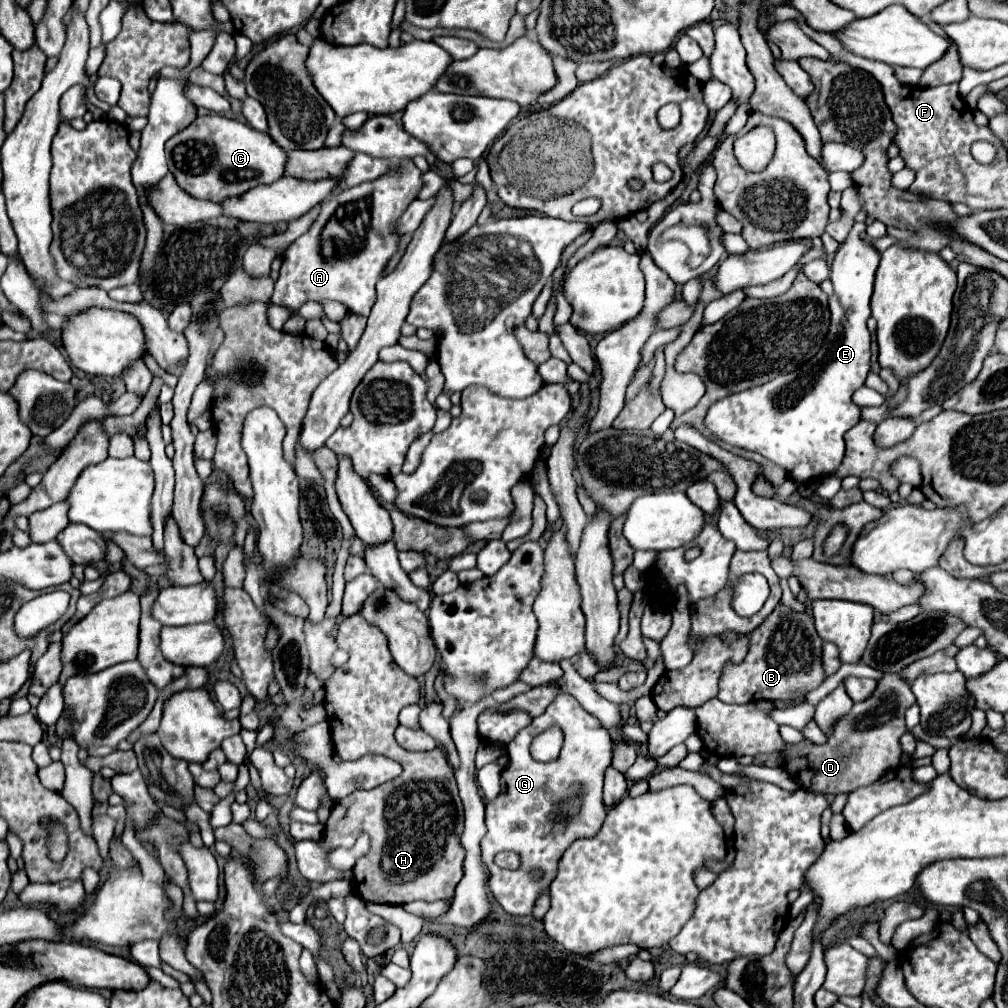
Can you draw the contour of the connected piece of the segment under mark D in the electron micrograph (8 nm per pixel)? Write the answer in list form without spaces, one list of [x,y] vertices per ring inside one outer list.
[[[882,672],[882,678],[878,680],[872,696],[868,696],[864,702],[854,704],[850,714],[840,718],[826,744],[816,746],[808,740],[796,746],[788,744],[780,764],[804,790],[842,794],[852,792],[860,786],[868,786],[888,770],[898,768],[900,736],[906,732],[904,712],[912,704],[916,704],[916,696],[912,696],[908,680],[904,680],[896,672]]]

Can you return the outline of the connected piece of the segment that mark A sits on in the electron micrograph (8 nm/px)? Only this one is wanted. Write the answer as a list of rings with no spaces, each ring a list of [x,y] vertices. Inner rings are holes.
[[[402,162],[400,172],[386,174],[368,184],[352,186],[348,190],[342,190],[340,196],[336,194],[334,198],[320,204],[322,206],[320,214],[316,216],[316,220],[312,222],[308,232],[302,234],[298,240],[294,240],[282,255],[282,268],[280,268],[276,286],[274,286],[272,302],[288,308],[290,314],[298,314],[300,306],[308,300],[312,300],[312,302],[334,300],[334,302],[344,304],[348,308],[348,312],[368,316],[372,310],[372,304],[376,302],[376,282],[382,278],[382,272],[384,272],[386,264],[390,262],[390,258],[398,252],[398,244],[400,244],[400,234],[396,232],[398,218],[404,214],[408,204],[418,198],[420,176],[422,176],[422,172],[412,162]],[[330,222],[332,224],[336,222],[340,226],[340,232],[324,234],[324,230]]]

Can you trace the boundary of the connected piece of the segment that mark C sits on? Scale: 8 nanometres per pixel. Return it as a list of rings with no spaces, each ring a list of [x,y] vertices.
[[[218,114],[200,116],[186,130],[172,136],[166,142],[166,154],[168,168],[176,182],[188,194],[212,202],[242,196],[260,184],[272,184],[284,178],[288,162],[288,152],[282,150],[268,132],[256,132],[240,120]]]

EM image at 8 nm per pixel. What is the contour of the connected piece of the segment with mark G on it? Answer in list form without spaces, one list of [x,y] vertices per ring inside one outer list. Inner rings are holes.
[[[560,692],[556,696],[556,700],[546,708],[546,712],[538,718],[532,720],[532,724],[528,724],[528,728],[522,728],[512,742],[508,742],[506,752],[510,756],[508,766],[502,770],[500,774],[500,794],[486,804],[486,826],[488,826],[488,834],[482,838],[482,858],[484,864],[490,872],[490,892],[494,894],[494,898],[498,900],[498,904],[512,916],[528,916],[532,912],[534,900],[538,898],[538,894],[550,886],[550,882],[556,876],[558,870],[558,860],[562,858],[562,854],[566,852],[566,848],[578,840],[578,838],[590,838],[594,836],[602,824],[604,824],[604,816],[606,816],[606,808],[602,802],[602,784],[604,784],[604,772],[606,768],[612,764],[612,738],[608,734],[608,730],[600,724],[600,720],[596,716],[592,716],[590,712],[586,712],[576,700],[574,696],[568,696],[566,692]],[[550,726],[558,726],[564,732],[564,744],[560,750],[560,756],[552,762],[536,762],[530,756],[530,742],[534,740],[534,736],[538,736],[540,732],[548,730]],[[502,850],[512,850],[518,852],[522,858],[522,866],[514,872],[510,870],[502,870],[494,864],[494,856]],[[538,868],[542,870],[540,878],[532,878],[528,874],[528,870]]]

